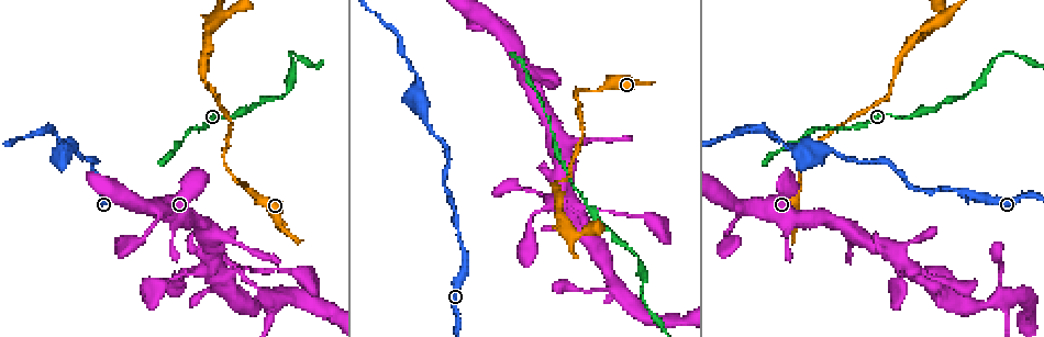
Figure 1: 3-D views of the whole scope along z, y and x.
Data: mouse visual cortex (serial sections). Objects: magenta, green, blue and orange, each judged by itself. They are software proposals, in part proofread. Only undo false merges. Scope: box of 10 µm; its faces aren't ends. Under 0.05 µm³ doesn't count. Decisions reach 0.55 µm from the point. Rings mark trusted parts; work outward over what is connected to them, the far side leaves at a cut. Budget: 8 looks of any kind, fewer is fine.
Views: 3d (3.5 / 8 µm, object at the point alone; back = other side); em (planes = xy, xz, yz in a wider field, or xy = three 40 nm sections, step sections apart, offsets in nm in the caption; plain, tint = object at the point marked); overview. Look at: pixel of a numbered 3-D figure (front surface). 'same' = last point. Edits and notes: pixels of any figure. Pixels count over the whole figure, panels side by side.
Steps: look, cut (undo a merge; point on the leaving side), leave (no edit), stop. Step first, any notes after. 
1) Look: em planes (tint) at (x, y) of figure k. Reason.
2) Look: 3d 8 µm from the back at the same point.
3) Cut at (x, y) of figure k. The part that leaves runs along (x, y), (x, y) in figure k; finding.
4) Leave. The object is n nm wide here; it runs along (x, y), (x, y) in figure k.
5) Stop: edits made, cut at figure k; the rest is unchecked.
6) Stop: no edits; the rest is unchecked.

Look: 3d 3.5 µm at (519, 189) of figure 1. Narrows sharply.

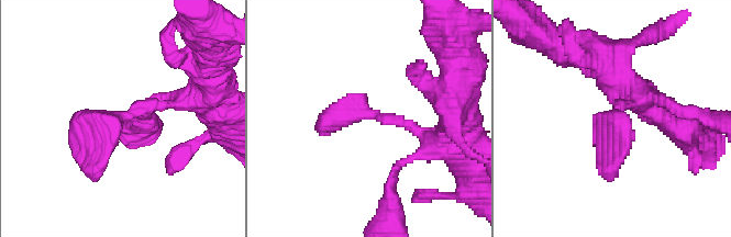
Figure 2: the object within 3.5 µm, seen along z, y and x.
Look: em xy step 1 (tint) at (125, 112) of figure 2.

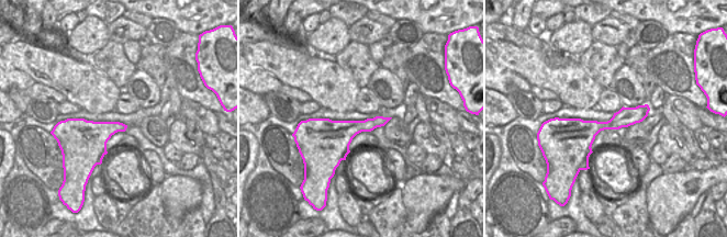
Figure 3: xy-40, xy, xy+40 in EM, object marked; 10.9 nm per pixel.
Leave. It runs along (646, 108), (608, 125), (560, 128) in figure 3; one cell here.

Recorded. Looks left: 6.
Look: 3d 3.5 µm at (285, 96) of figure 1. A narrow waist.

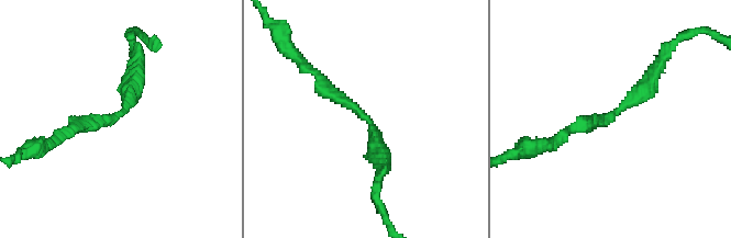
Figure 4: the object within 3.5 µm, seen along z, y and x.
Look: em xy step 2 (tint) at (119, 117) of figure 4. The arms are 200, 250 nm wide; shape alone is not enough.

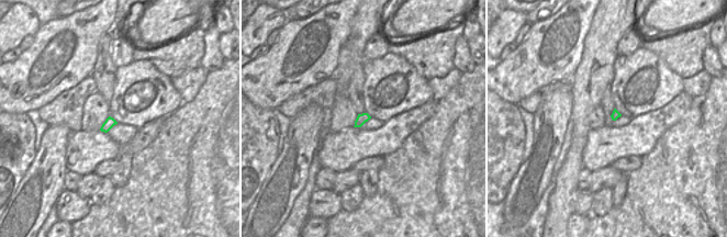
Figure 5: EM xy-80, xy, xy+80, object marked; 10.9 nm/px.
Leave. It runs along (309, 69), (373, 125), (384, 161) in figure 4; continuous, no second cell.

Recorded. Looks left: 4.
Look: 3d 3.5 µm at (1017, 54) of figure 1. Sharp bend.

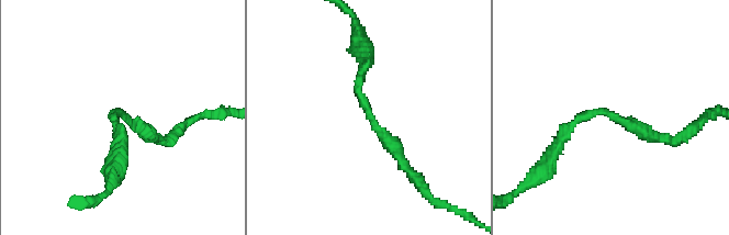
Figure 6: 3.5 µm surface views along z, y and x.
Look: em xy step 5 (tint) at (121, 111) of figure 6.

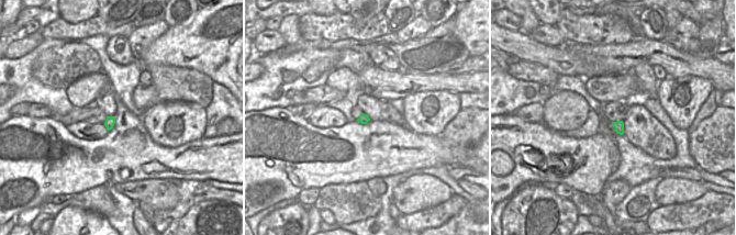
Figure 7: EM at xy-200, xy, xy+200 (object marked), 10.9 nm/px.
Leave. It runs along (367, 55), (359, 78), (362, 107), (403, 163) in figure 6; continuous, no second cell.

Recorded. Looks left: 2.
Look: 3d 3.5 µm at (571, 238) of figure 1. Three arms meet.

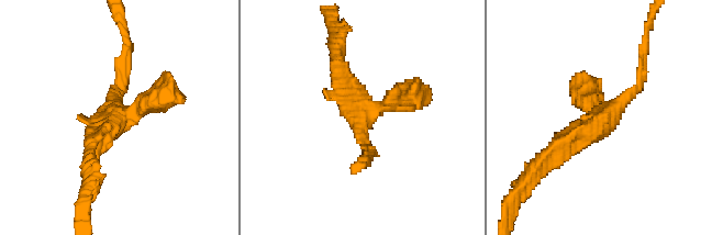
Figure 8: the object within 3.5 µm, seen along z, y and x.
Leave. The arms are 150, 200, 350 nm wide; it runs along (91, 150), (169, 80) in figure 8; all the same cell.

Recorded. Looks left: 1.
Stop: no edits; the rest is unchecked.

